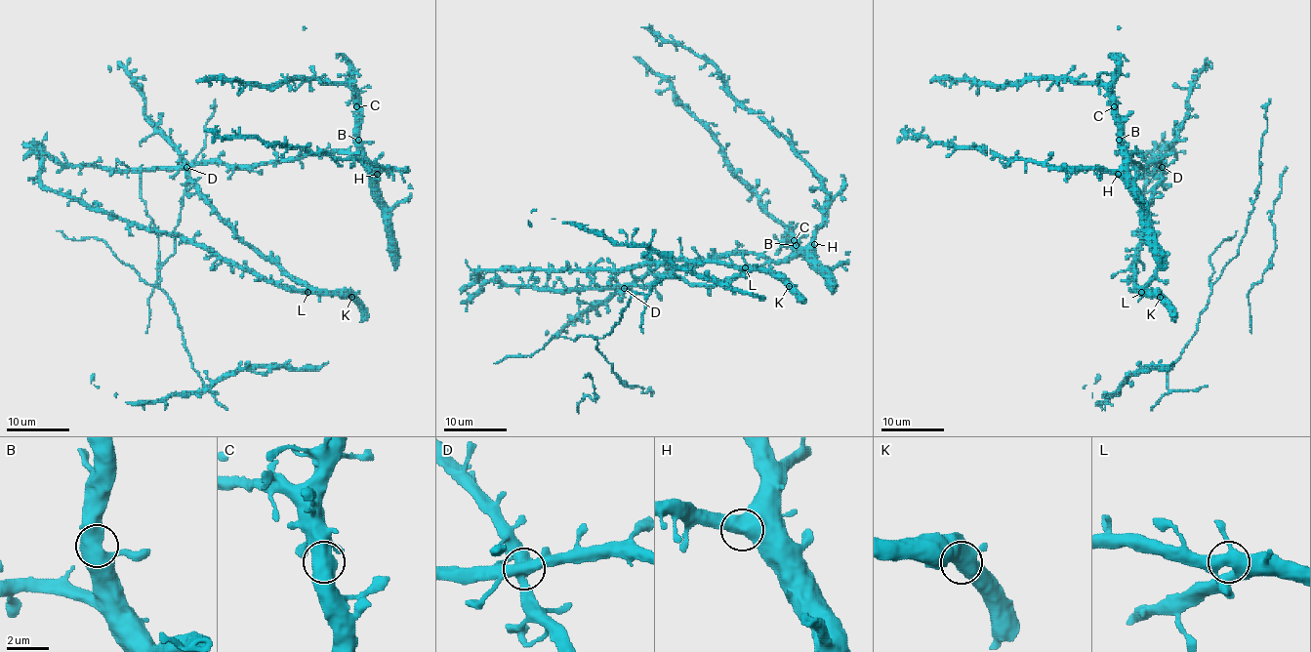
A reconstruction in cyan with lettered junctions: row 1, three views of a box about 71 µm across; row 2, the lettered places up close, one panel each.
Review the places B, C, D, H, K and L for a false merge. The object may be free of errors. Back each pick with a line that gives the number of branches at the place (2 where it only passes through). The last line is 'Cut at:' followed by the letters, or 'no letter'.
Cut at: no letter

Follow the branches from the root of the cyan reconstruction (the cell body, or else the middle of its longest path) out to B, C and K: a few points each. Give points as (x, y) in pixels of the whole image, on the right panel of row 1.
B: (1151, 278), (1159, 248), (1147, 201), (1160, 165), (1133, 161), (1126, 155), (1134, 152), (1126, 153), (1119, 140)
C: (1151, 278), (1159, 248), (1147, 201), (1160, 165), (1139, 165), (1126, 155), (1134, 152), (1126, 152), (1114, 106)
K: (1151, 278), (1144, 289), (1160, 297)

